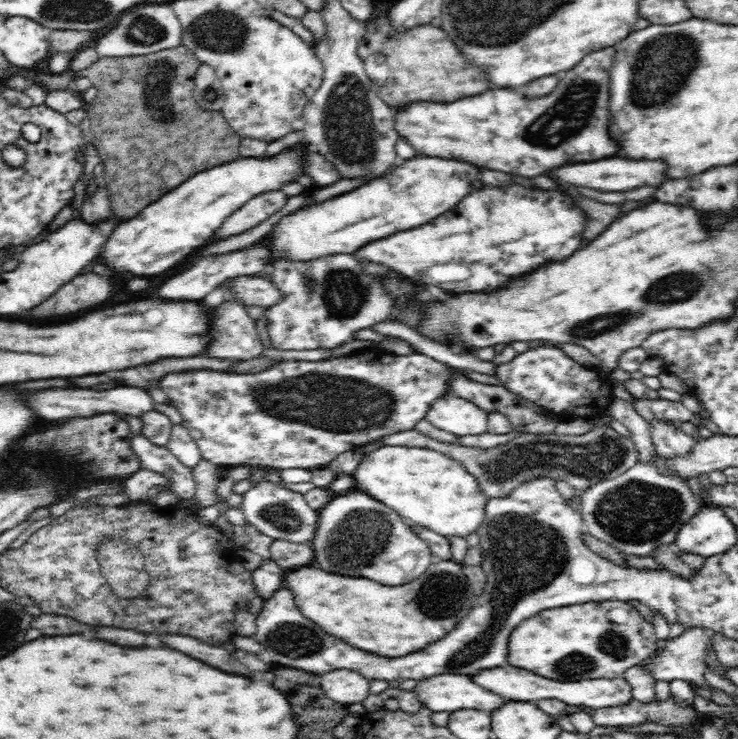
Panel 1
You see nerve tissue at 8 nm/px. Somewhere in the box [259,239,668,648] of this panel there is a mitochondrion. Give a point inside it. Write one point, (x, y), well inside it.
(591, 460)

